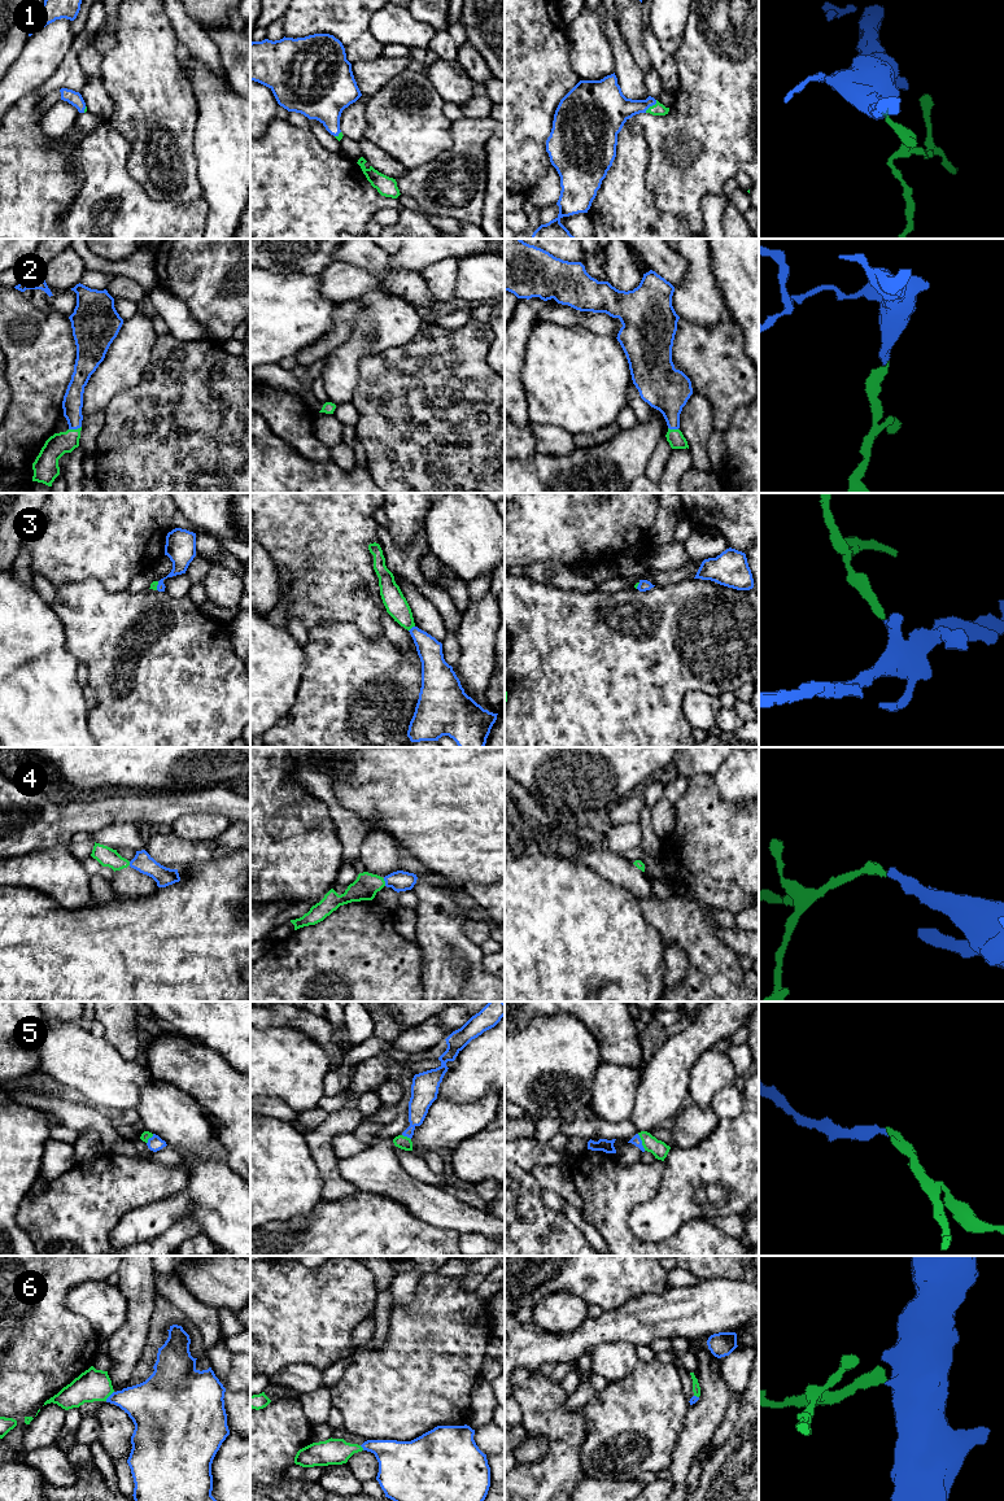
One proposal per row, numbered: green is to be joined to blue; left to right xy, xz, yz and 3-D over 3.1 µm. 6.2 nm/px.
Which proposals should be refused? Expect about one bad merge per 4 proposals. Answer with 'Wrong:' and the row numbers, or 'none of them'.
Wrong: none of them

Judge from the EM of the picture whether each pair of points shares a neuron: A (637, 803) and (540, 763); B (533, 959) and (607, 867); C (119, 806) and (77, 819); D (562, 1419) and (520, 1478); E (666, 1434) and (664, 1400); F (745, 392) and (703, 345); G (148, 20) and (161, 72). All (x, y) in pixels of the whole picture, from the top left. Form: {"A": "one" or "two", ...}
{"A": "two", "B": "two", "C": "one", "D": "one", "E": "one", "F": "one", "G": "one"}

